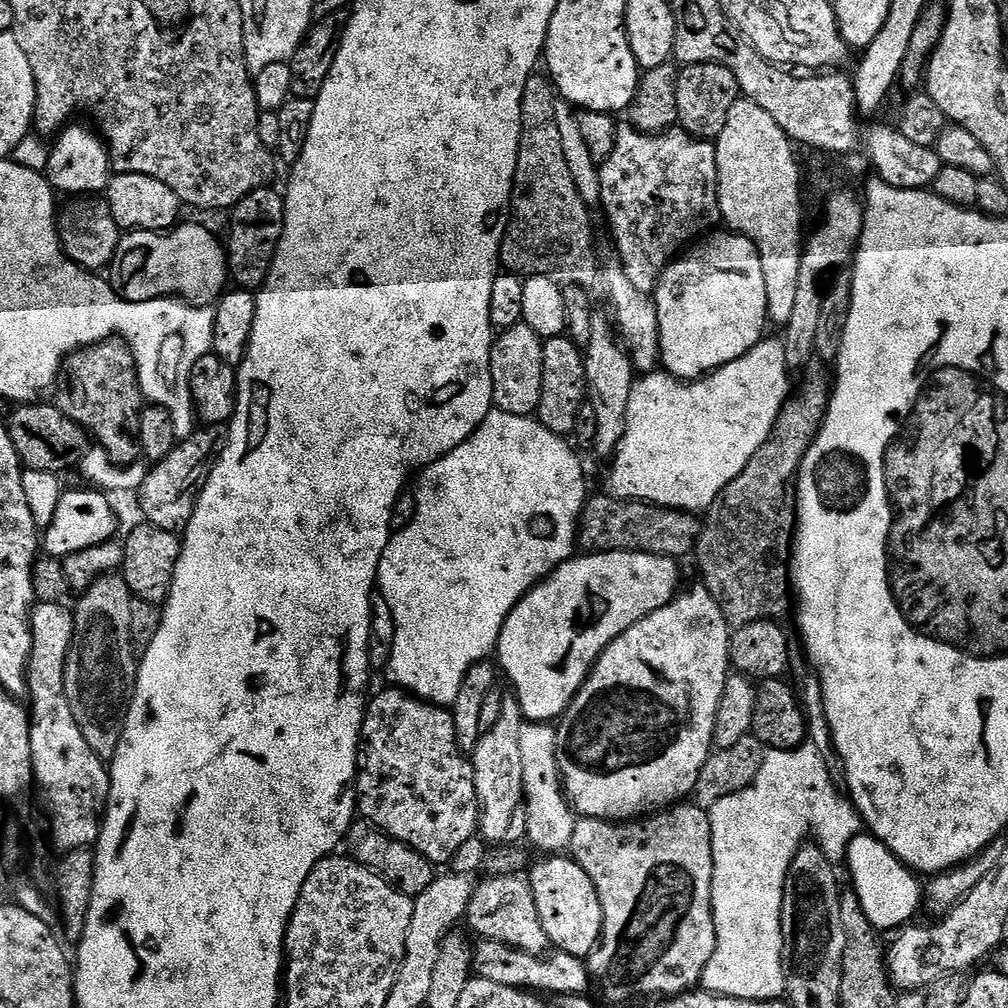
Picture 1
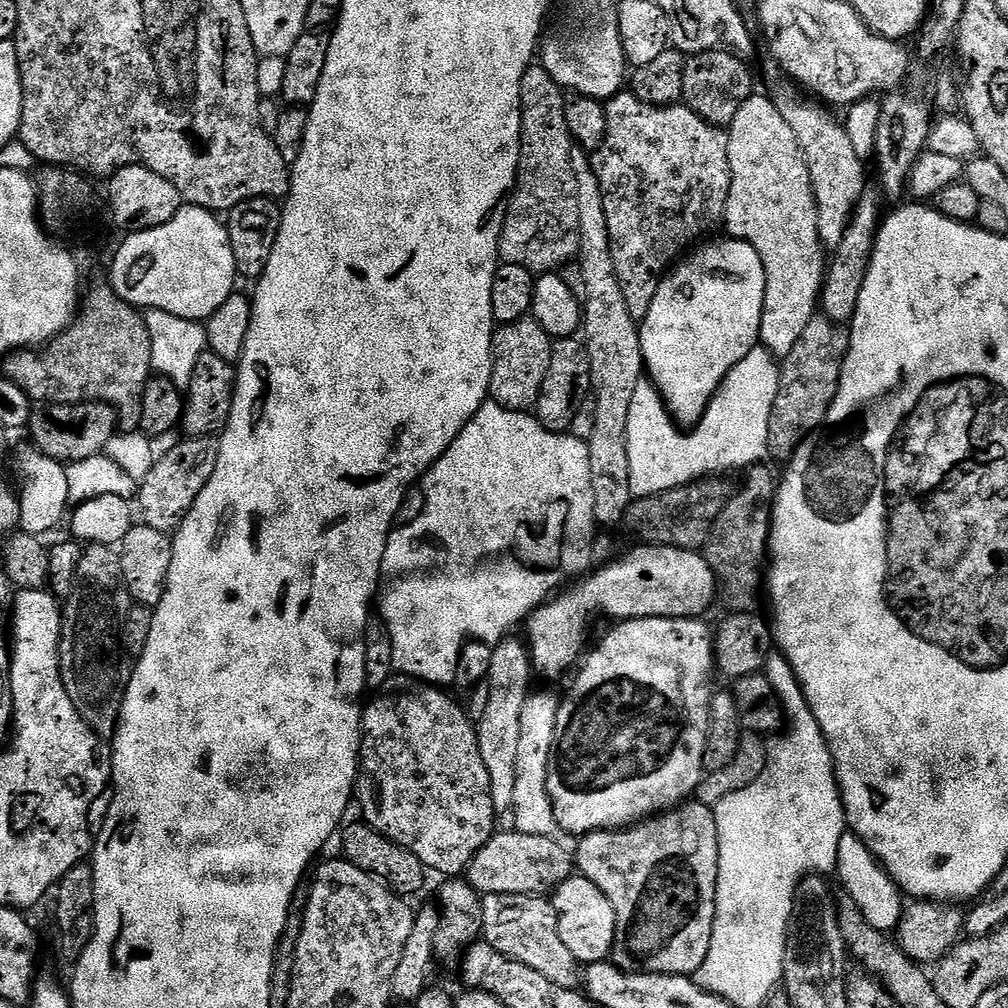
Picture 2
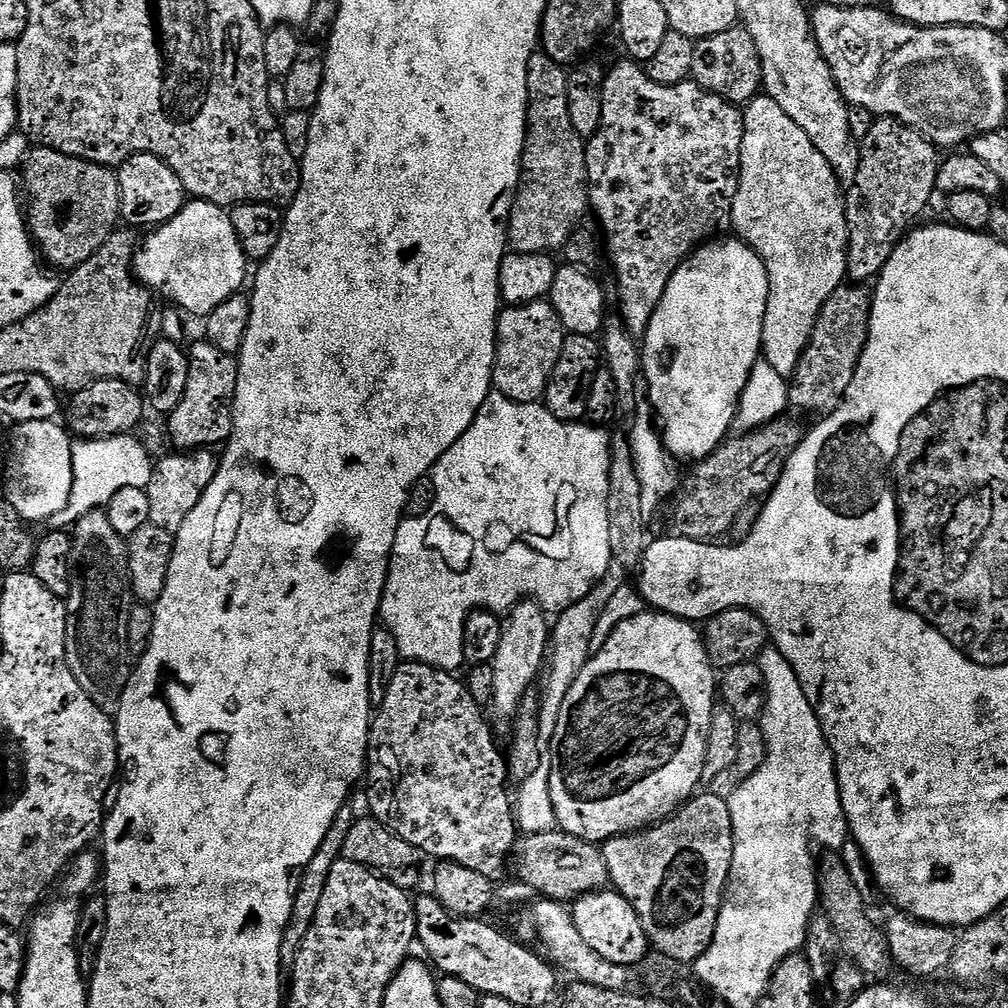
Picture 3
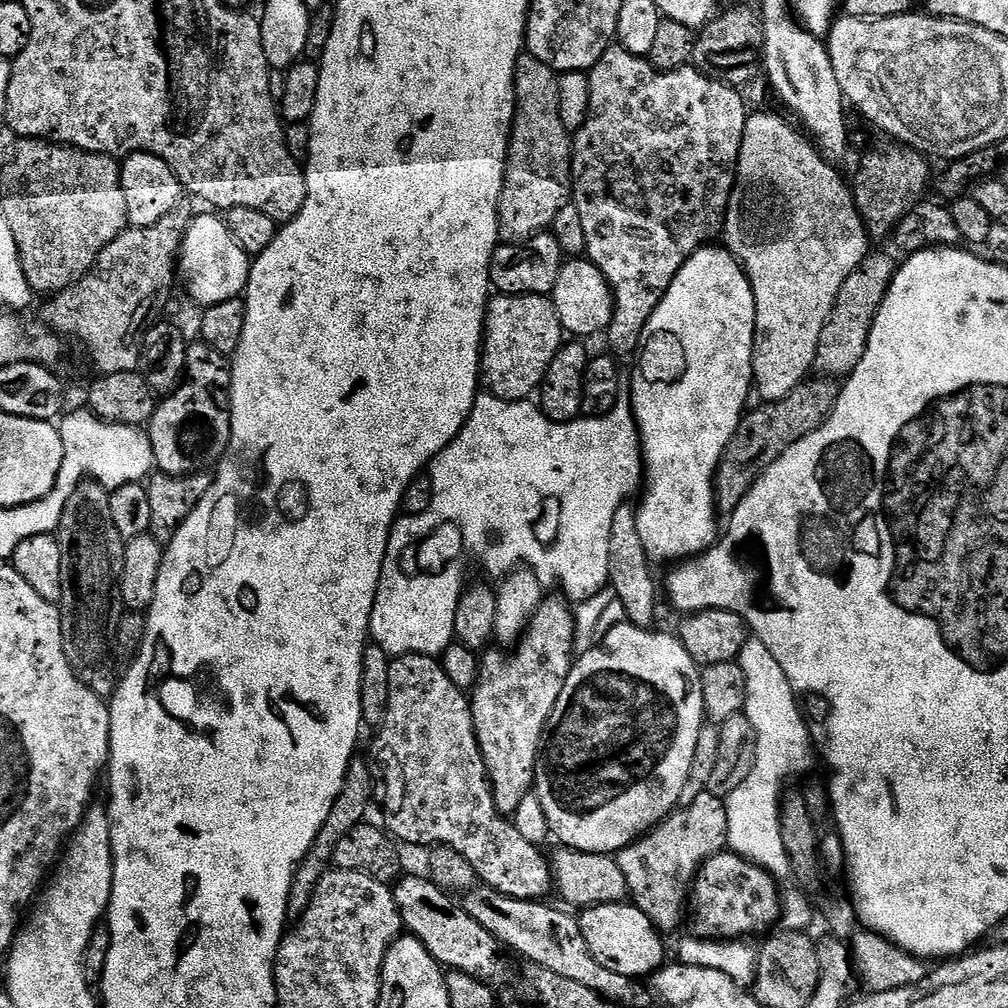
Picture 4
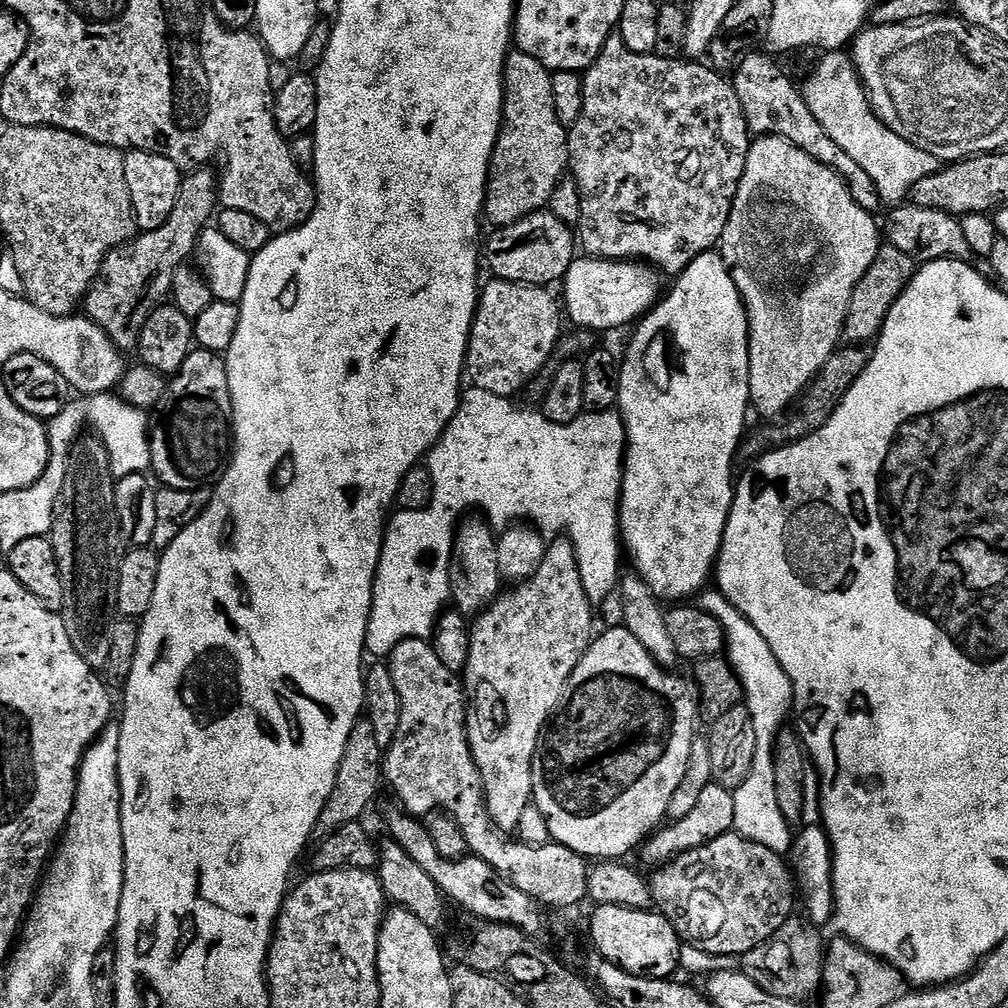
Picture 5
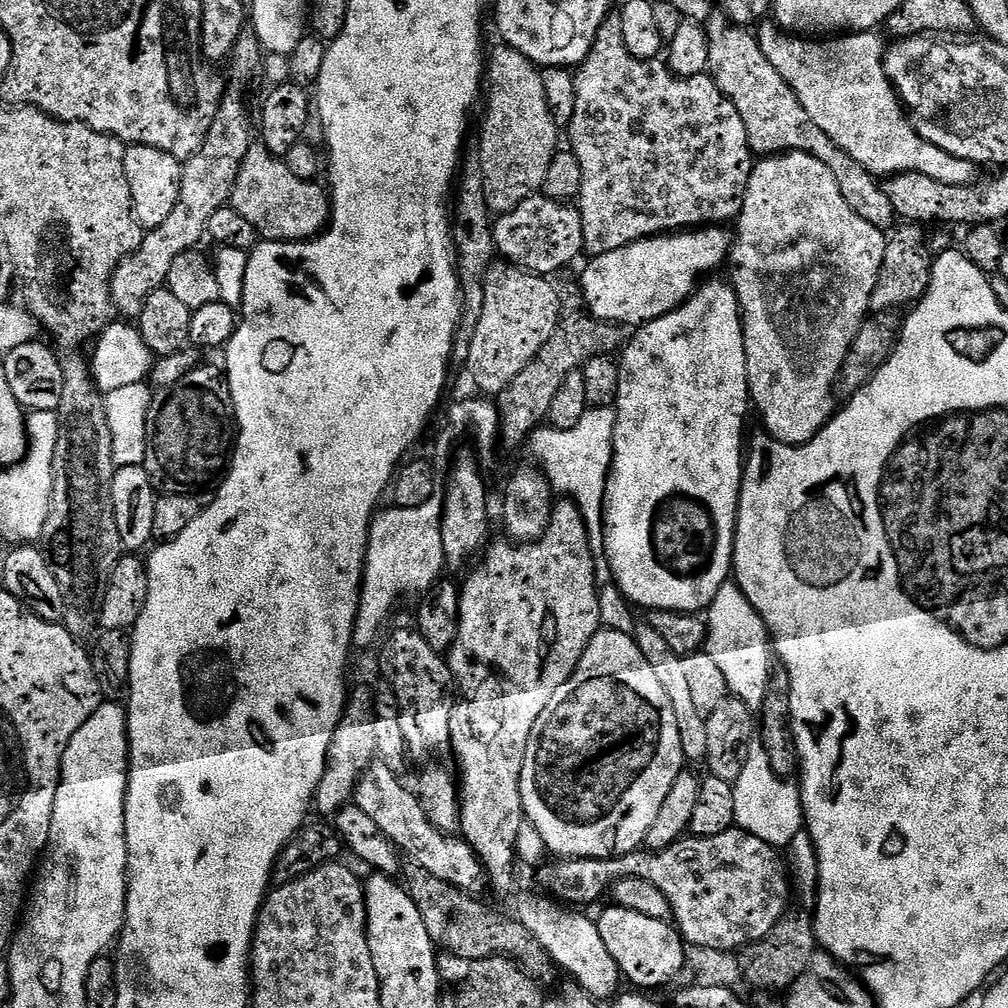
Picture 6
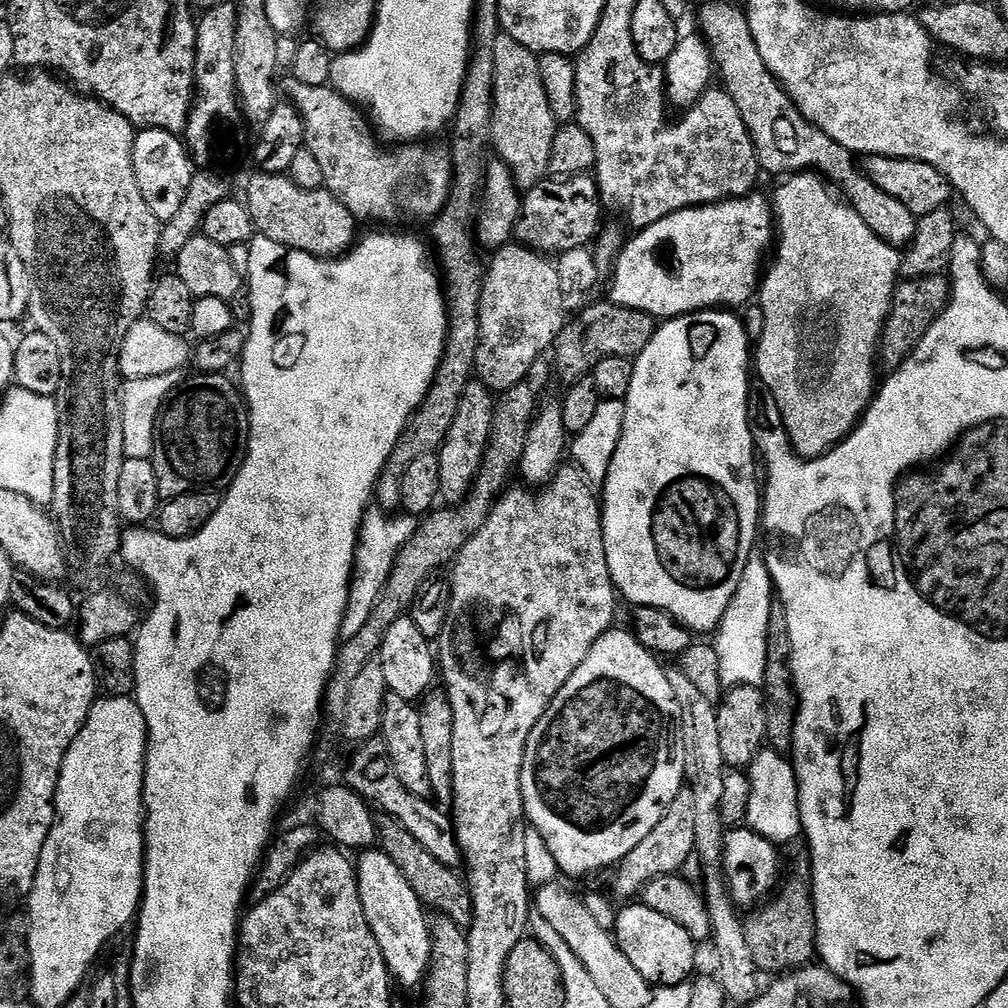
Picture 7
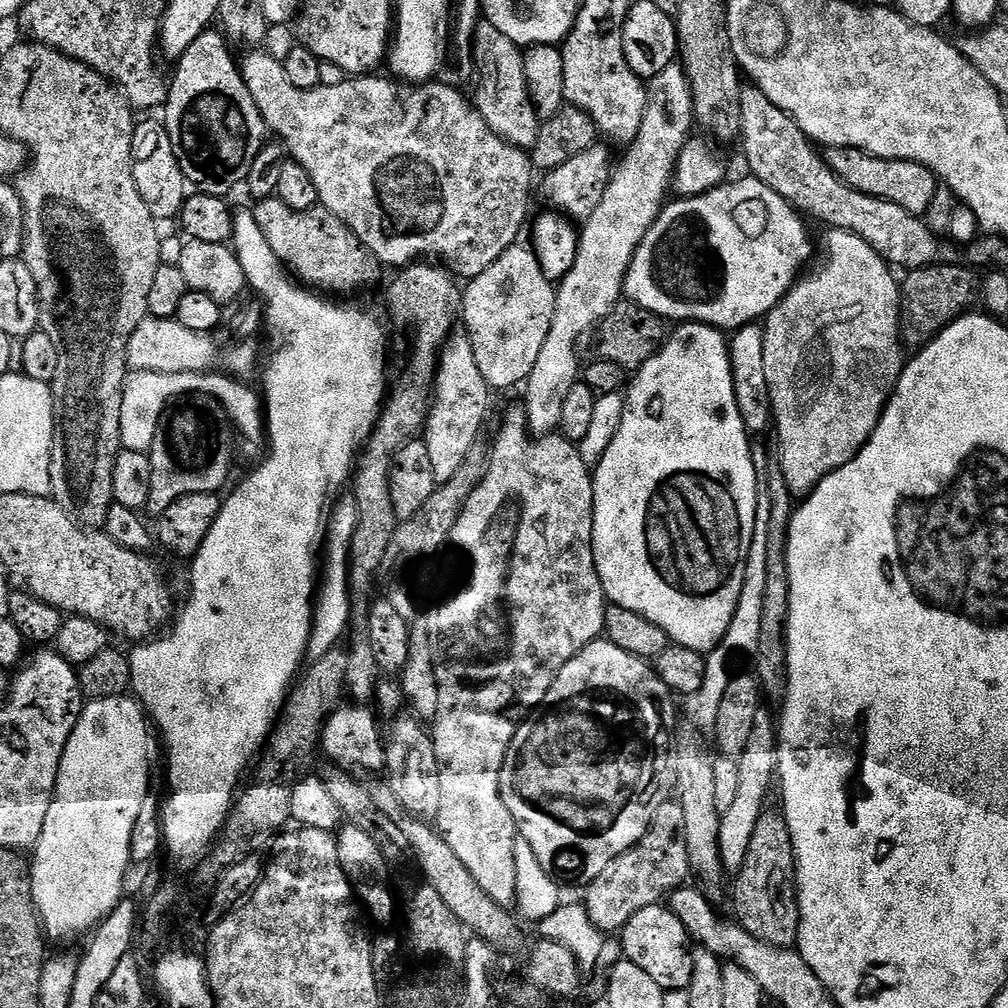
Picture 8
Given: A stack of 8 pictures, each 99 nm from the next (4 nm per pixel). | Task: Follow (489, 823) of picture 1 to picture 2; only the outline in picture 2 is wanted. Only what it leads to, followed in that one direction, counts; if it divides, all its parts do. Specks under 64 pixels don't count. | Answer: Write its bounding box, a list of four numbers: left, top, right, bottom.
[478,638,534,813]

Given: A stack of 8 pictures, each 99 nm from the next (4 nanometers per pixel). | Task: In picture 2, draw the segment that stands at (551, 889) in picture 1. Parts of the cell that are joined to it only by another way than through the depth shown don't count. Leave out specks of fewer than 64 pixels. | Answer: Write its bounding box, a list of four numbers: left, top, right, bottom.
[550,874,616,966]

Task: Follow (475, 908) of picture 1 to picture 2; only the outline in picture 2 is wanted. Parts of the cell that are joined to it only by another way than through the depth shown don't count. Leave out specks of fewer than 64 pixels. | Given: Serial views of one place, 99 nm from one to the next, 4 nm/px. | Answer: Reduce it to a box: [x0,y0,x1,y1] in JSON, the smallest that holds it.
[483,894,581,988]

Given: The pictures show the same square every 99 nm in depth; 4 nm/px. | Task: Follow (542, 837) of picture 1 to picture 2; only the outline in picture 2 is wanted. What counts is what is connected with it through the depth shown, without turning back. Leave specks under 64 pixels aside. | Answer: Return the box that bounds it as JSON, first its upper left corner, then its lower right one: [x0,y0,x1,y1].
[511,692,561,835]

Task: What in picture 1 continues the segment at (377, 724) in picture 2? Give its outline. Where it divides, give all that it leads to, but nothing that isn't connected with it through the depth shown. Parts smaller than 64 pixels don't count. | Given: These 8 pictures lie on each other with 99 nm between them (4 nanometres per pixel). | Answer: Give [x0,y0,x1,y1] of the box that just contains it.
[354,686,480,865]

